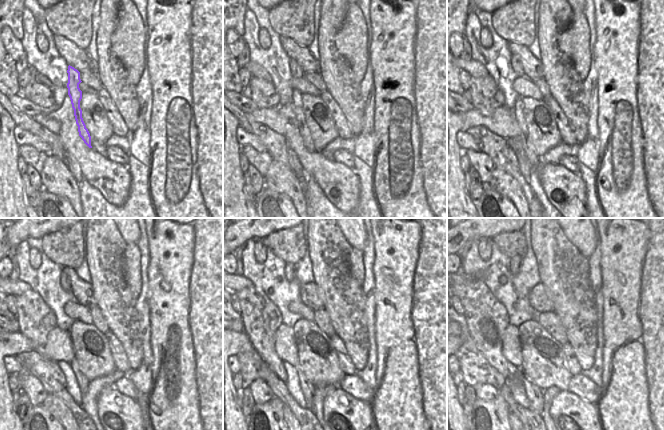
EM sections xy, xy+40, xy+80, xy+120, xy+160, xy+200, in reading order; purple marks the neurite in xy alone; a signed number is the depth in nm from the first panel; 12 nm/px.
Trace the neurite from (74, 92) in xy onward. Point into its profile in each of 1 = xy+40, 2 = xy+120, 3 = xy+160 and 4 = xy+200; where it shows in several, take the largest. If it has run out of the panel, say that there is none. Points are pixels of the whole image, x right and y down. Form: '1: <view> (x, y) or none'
1: xy+40 (304, 131)
2: xy+120 (82, 380)
3: xy+160 (308, 389)
4: xy+200 (534, 394)

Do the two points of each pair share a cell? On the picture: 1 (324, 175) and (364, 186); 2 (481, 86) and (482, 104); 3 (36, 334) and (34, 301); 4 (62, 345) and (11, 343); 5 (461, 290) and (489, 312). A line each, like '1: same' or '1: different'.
1: different
2: same
3: same
4: same
5: same

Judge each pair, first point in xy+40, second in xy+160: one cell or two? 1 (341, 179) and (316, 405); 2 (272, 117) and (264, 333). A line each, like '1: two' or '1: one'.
1: two
2: two

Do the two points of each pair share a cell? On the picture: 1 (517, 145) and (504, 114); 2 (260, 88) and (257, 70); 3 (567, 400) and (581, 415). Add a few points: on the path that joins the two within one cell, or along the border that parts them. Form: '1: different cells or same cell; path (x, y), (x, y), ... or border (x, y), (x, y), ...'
1: different cells; border (520, 134), (507, 139)
2: different cells; border (252, 76), (257, 76), (271, 82)
3: same cell; path (571, 404), (578, 411)

